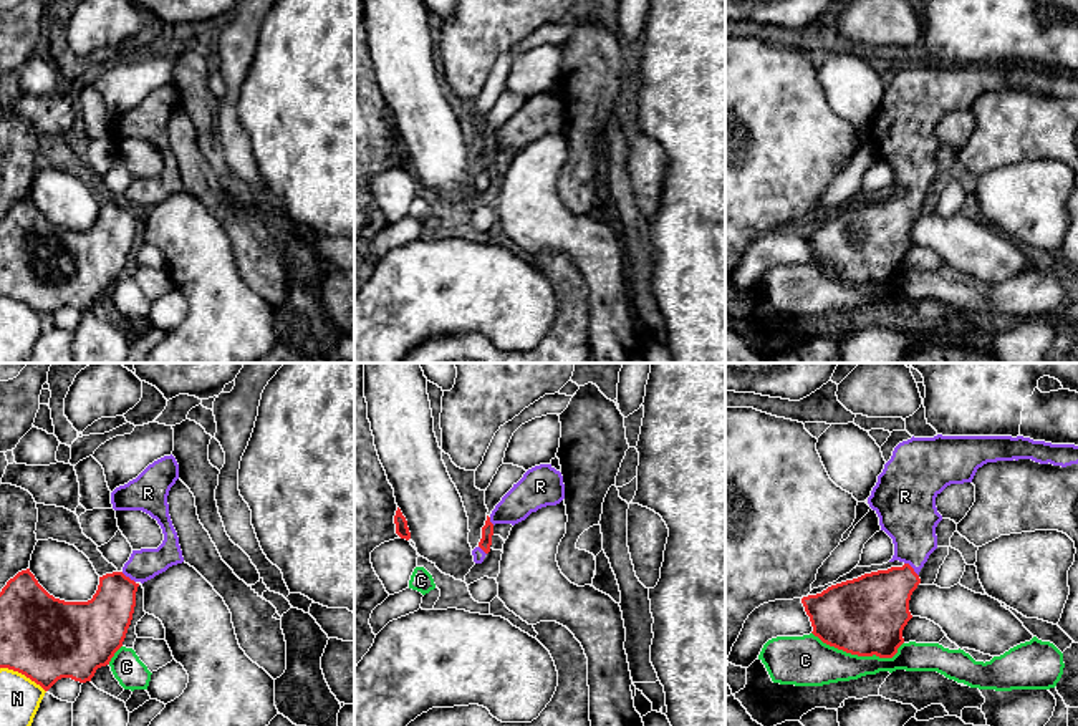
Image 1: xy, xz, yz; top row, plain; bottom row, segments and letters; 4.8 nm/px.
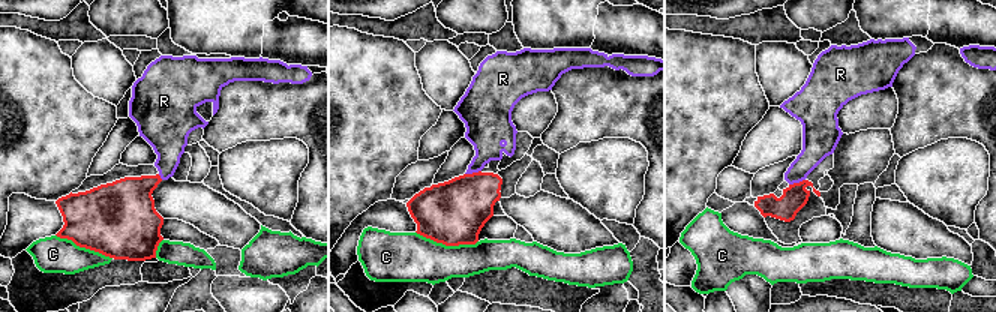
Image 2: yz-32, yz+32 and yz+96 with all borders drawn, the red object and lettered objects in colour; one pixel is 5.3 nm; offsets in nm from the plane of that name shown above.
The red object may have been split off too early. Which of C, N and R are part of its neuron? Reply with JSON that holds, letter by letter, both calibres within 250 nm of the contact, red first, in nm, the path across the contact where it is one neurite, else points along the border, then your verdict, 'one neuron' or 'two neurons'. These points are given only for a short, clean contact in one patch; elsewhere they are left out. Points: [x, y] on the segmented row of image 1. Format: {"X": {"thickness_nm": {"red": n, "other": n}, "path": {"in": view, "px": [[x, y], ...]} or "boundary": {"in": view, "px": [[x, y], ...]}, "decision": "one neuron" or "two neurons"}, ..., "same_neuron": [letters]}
{"C": {"thickness_nm": {"red": 380, "other": 240}, "decision": "two neurons"}, "N": {"thickness_nm": {"red": 400, "other": 200}, "decision": "two neurons"}, "R": {"thickness_nm": {"red": 320, "other": 280}, "path": {"in": "yz", "px": [[876, 605], [913, 569], [913, 527], [909, 517]]}, "decision": "one neuron"}, "same_neuron": ["R"]}

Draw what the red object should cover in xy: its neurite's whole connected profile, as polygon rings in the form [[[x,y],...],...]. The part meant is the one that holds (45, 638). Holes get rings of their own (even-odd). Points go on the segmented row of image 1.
[[[171,454],[154,461],[136,479],[116,487],[111,492],[111,504],[114,511],[142,511],[149,514],[161,525],[164,540],[157,549],[132,550],[121,572],[99,577],[98,590],[91,600],[65,602],[55,598],[38,583],[30,569],[18,572],[7,582],[0,592],[0,668],[18,671],[48,691],[61,678],[71,678],[79,683],[91,681],[98,668],[109,665],[114,653],[123,646],[131,625],[137,587],[166,572],[169,567],[184,562],[179,537],[172,525],[167,504],[169,491],[177,479],[179,464]]]

